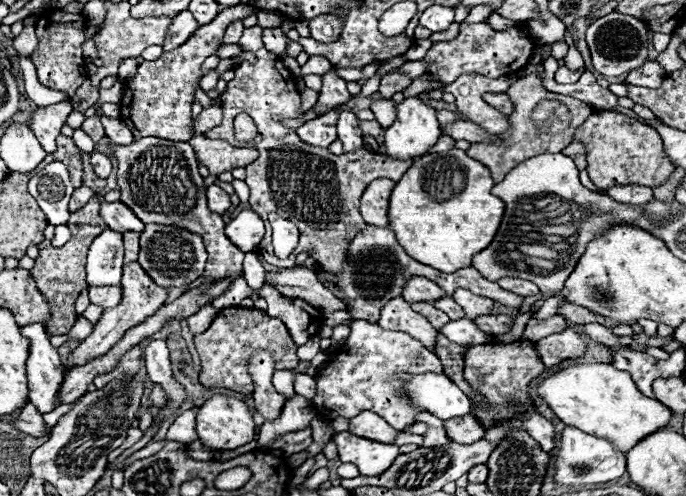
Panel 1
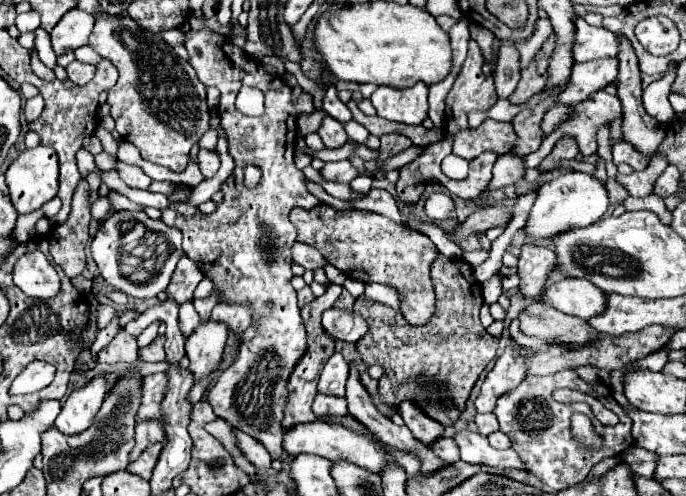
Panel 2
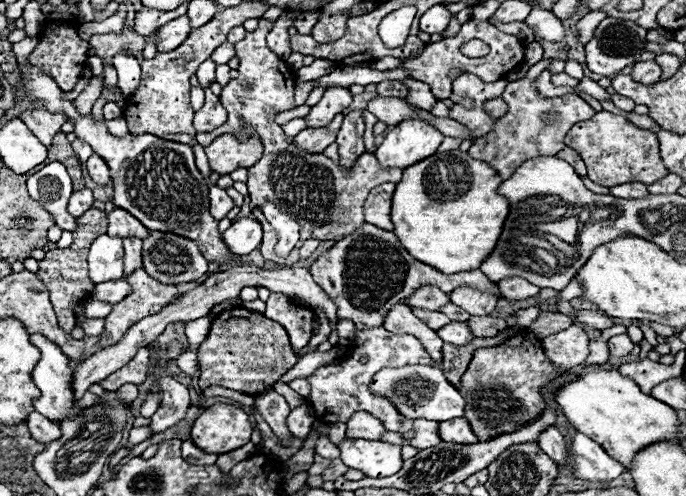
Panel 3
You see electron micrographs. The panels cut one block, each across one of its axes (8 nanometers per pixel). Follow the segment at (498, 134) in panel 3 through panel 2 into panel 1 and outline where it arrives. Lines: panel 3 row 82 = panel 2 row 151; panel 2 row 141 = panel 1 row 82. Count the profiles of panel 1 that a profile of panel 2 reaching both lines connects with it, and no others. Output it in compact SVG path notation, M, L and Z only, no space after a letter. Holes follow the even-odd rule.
M524 76L516 84L512 84L506 92L514 102L514 112L508 116L510 128L502 134L504 144L472 144L466 152L470 158L482 162L490 172L494 182L502 182L504 176L518 166L522 160L546 152L560 152L574 140L574 128L582 124L594 110L572 98L572 96L558 96L542 86L538 76Z

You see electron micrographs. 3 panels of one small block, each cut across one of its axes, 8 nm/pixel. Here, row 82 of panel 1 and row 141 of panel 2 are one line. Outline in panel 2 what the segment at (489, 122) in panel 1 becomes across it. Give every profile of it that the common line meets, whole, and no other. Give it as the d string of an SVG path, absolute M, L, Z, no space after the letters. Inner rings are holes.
M486 118L476 130L458 130L450 134L452 152L464 160L474 160L482 152L496 152L502 156L510 150L516 140L516 132L512 128L494 128L494 120Z

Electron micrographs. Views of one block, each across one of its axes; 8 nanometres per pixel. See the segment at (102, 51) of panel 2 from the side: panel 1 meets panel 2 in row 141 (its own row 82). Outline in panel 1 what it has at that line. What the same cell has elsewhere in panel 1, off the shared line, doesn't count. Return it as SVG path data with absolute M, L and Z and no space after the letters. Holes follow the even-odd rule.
M238 4L234 8L226 8L210 24L200 26L190 36L190 40L178 46L176 50L162 52L162 56L156 58L154 62L144 60L138 66L136 76L124 84L124 96L120 102L120 118L132 130L136 140L146 136L156 136L172 142L188 142L194 136L190 132L190 120L192 120L190 108L194 92L198 90L198 82L202 78L202 64L210 54L216 54L216 50L222 46L226 26L238 18L244 20L252 12L258 12L258 8L250 4Z

